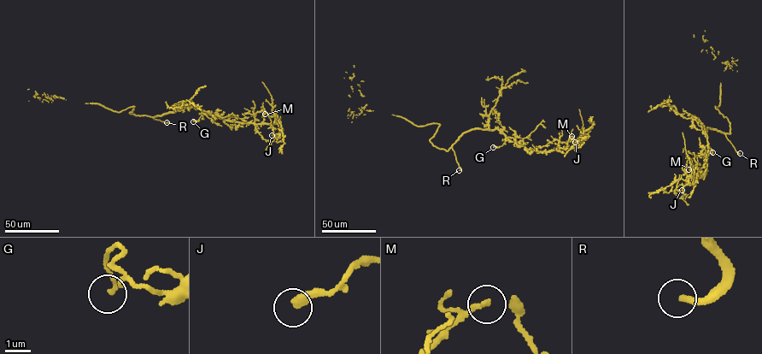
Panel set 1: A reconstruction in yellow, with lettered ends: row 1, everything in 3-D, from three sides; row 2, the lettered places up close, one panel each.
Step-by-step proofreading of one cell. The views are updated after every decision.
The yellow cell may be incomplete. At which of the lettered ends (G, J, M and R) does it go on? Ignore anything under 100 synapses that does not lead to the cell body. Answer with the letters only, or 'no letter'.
R

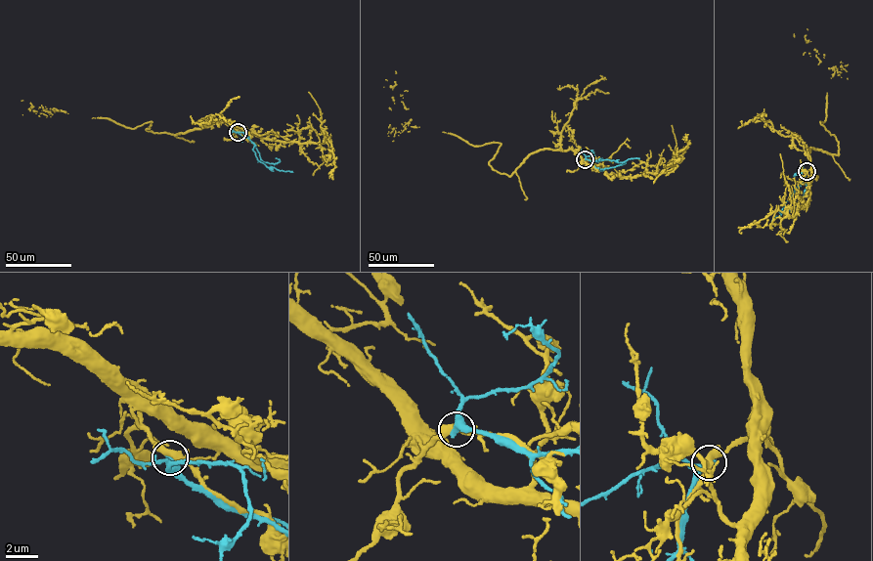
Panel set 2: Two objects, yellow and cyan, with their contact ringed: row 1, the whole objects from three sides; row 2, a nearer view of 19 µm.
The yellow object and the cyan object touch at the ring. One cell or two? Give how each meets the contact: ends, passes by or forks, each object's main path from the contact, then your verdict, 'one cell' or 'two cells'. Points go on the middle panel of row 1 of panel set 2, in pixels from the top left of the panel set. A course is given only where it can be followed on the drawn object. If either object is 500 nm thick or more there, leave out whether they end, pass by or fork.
yellow forks | cyan passes by | yellow via (585, 158), (544, 148), (500, 173), (489, 163), (500, 143), (472, 146), (411, 119), (388, 131), (394, 103) | cyan via (585, 158), (620, 162), (639, 158) | two cells

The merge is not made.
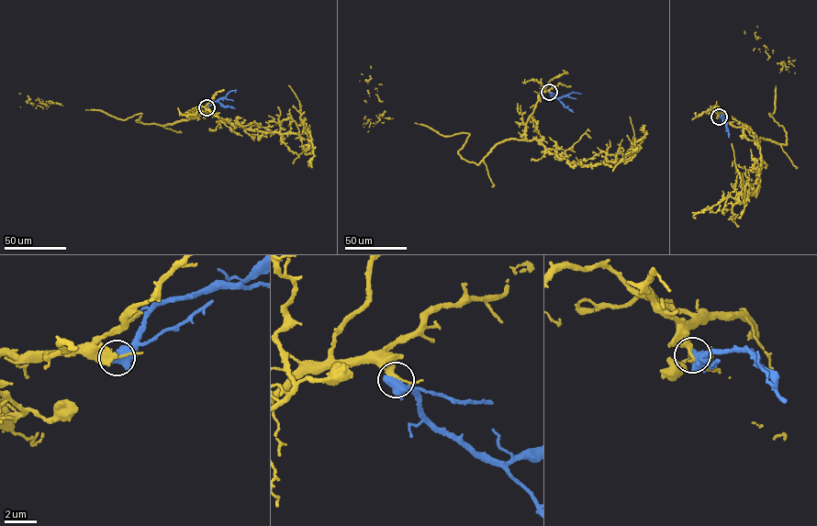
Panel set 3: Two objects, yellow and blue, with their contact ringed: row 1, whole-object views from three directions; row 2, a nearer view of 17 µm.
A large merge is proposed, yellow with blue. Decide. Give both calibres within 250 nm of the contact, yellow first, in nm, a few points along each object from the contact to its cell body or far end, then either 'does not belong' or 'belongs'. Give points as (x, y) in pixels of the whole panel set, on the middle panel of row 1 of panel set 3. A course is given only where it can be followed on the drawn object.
280/500 nm | yellow via (549, 92), (524, 139), (478, 164), (458, 153), (468, 133), (385, 111), (363, 122), (369, 95) | blue via (549, 92), (557, 98), (573, 92), (580, 94) | belongs

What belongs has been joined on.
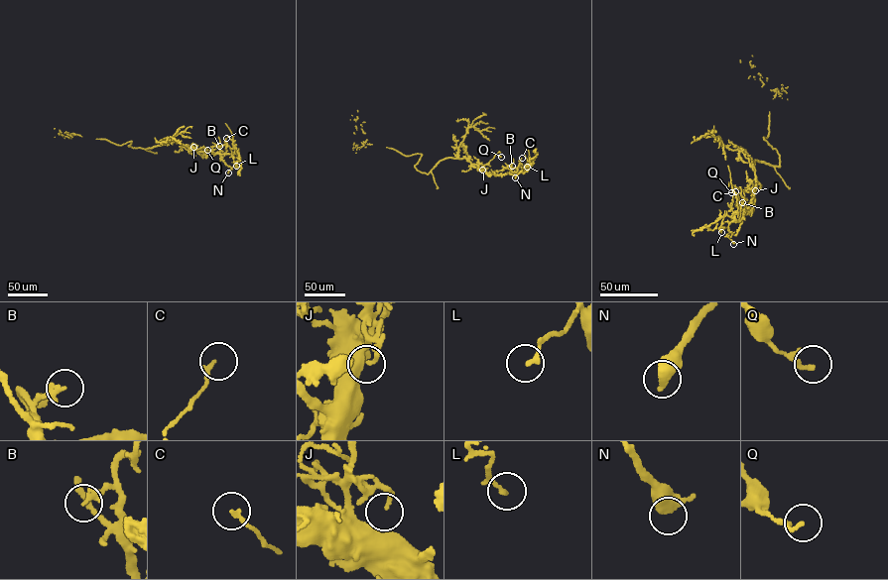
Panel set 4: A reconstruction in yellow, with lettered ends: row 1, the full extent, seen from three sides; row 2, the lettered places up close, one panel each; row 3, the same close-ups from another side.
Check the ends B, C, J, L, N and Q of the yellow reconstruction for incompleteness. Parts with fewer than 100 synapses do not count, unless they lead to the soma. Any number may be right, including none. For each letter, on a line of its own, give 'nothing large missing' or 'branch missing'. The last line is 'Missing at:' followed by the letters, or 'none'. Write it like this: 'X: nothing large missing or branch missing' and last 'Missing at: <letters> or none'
B: nothing large missing
C: nothing large missing
J: nothing large missing
L: nothing large missing
N: nothing large missing
Q: nothing large missing
Missing at: none

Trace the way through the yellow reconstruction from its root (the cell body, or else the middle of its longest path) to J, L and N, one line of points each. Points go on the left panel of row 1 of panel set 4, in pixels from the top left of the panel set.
J: (148, 148), (173, 141), (193, 147)
L: (148, 148), (176, 141), (198, 151), (231, 154), (236, 166)
N: (148, 148), (173, 141), (198, 151), (218, 153), (231, 168), (228, 173)

